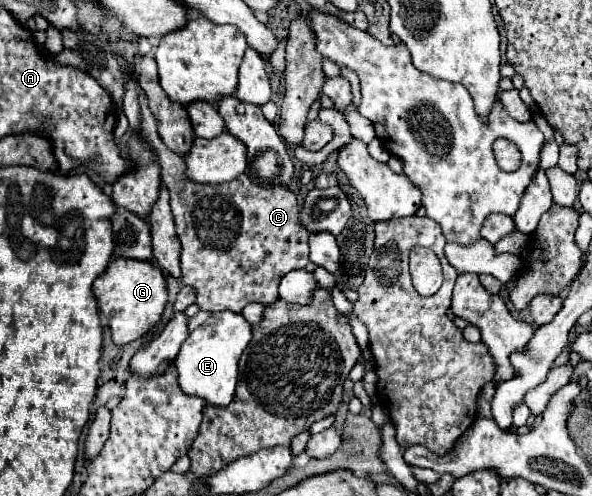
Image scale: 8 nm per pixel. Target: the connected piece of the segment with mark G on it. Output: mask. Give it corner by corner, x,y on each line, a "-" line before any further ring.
116,257
94,281
94,295
98,299
100,311
110,321
114,343
126,345
146,335
160,321
168,303
168,285
162,269
152,261

